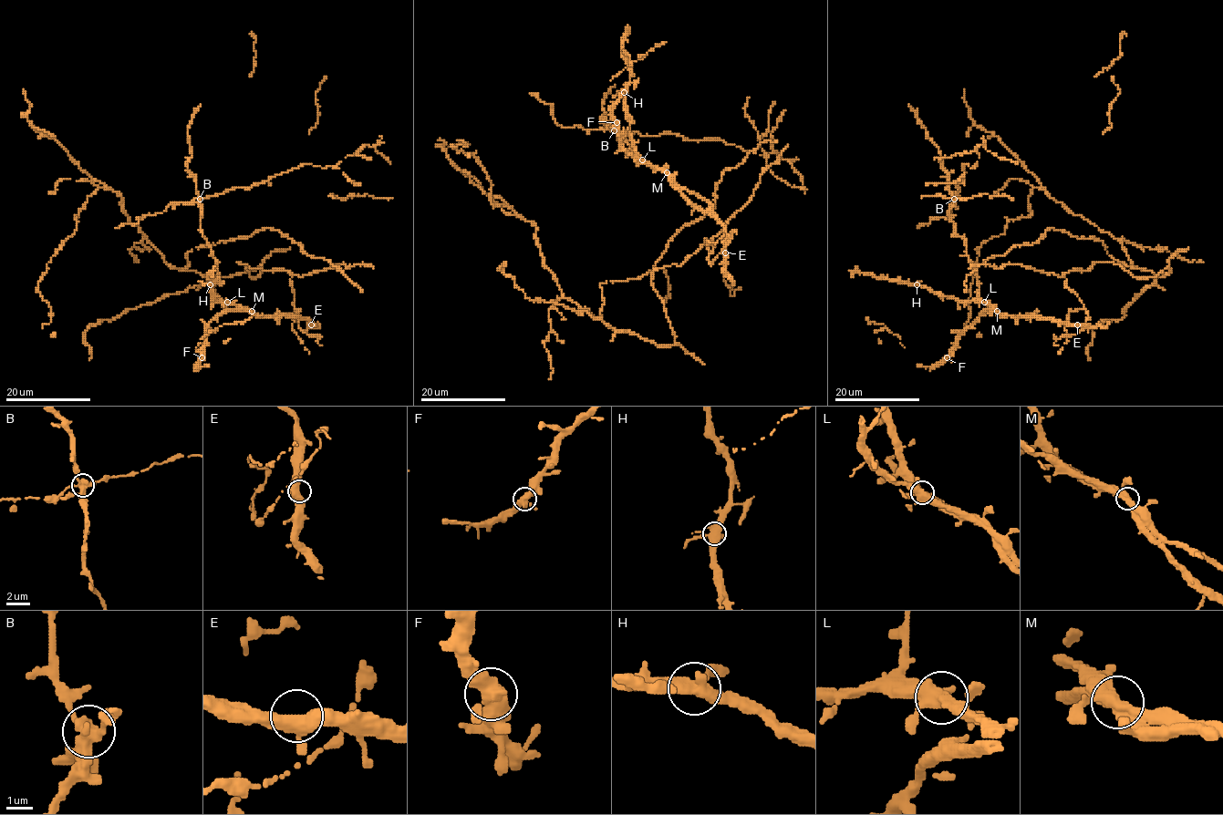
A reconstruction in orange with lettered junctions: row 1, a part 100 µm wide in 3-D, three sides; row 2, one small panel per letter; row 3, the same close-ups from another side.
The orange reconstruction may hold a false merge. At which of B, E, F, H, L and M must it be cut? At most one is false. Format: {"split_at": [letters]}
{"split_at": []}

